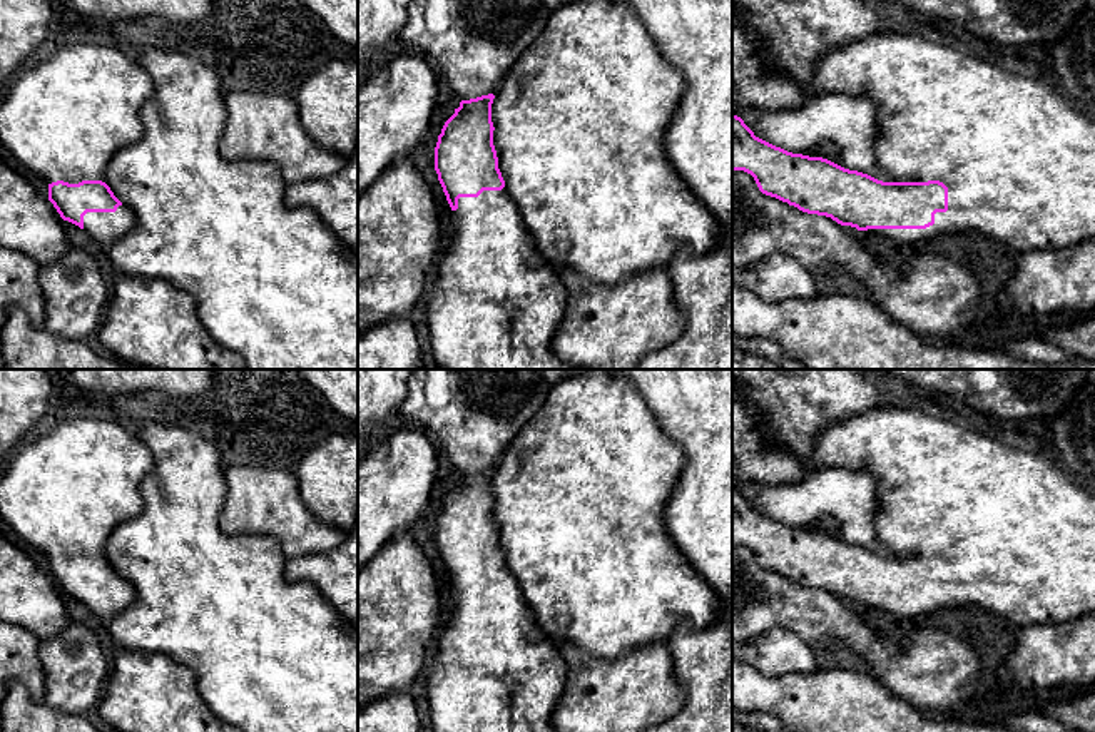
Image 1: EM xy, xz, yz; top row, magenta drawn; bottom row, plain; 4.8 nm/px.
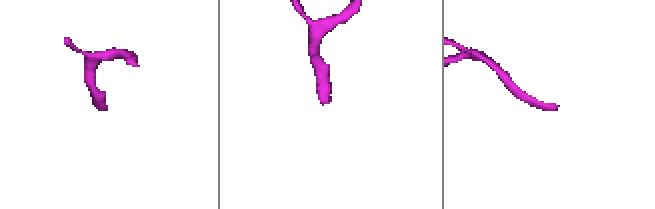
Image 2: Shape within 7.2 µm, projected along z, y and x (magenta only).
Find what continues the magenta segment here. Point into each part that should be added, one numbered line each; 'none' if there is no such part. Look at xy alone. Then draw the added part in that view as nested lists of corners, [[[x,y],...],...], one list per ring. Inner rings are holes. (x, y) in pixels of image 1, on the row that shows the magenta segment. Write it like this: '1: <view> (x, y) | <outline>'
1: xy (64, 117) | [[[65,43],[45,60],[23,67],[0,105],[0,144],[48,184],[105,182],[114,154],[140,139],[142,107],[154,95],[145,69],[114,45]]]

